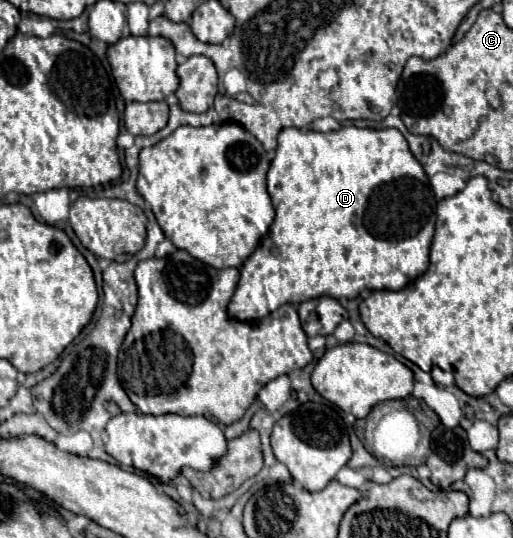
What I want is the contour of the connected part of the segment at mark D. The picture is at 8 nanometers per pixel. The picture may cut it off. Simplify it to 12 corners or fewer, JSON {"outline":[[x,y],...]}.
{"outline":[[286,127],[238,321],[398,291],[436,197],[398,129]]}

